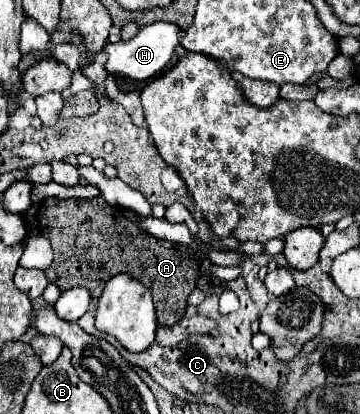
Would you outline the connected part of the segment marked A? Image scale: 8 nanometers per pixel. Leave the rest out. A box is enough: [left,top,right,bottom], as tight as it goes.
[37,197,197,325]

